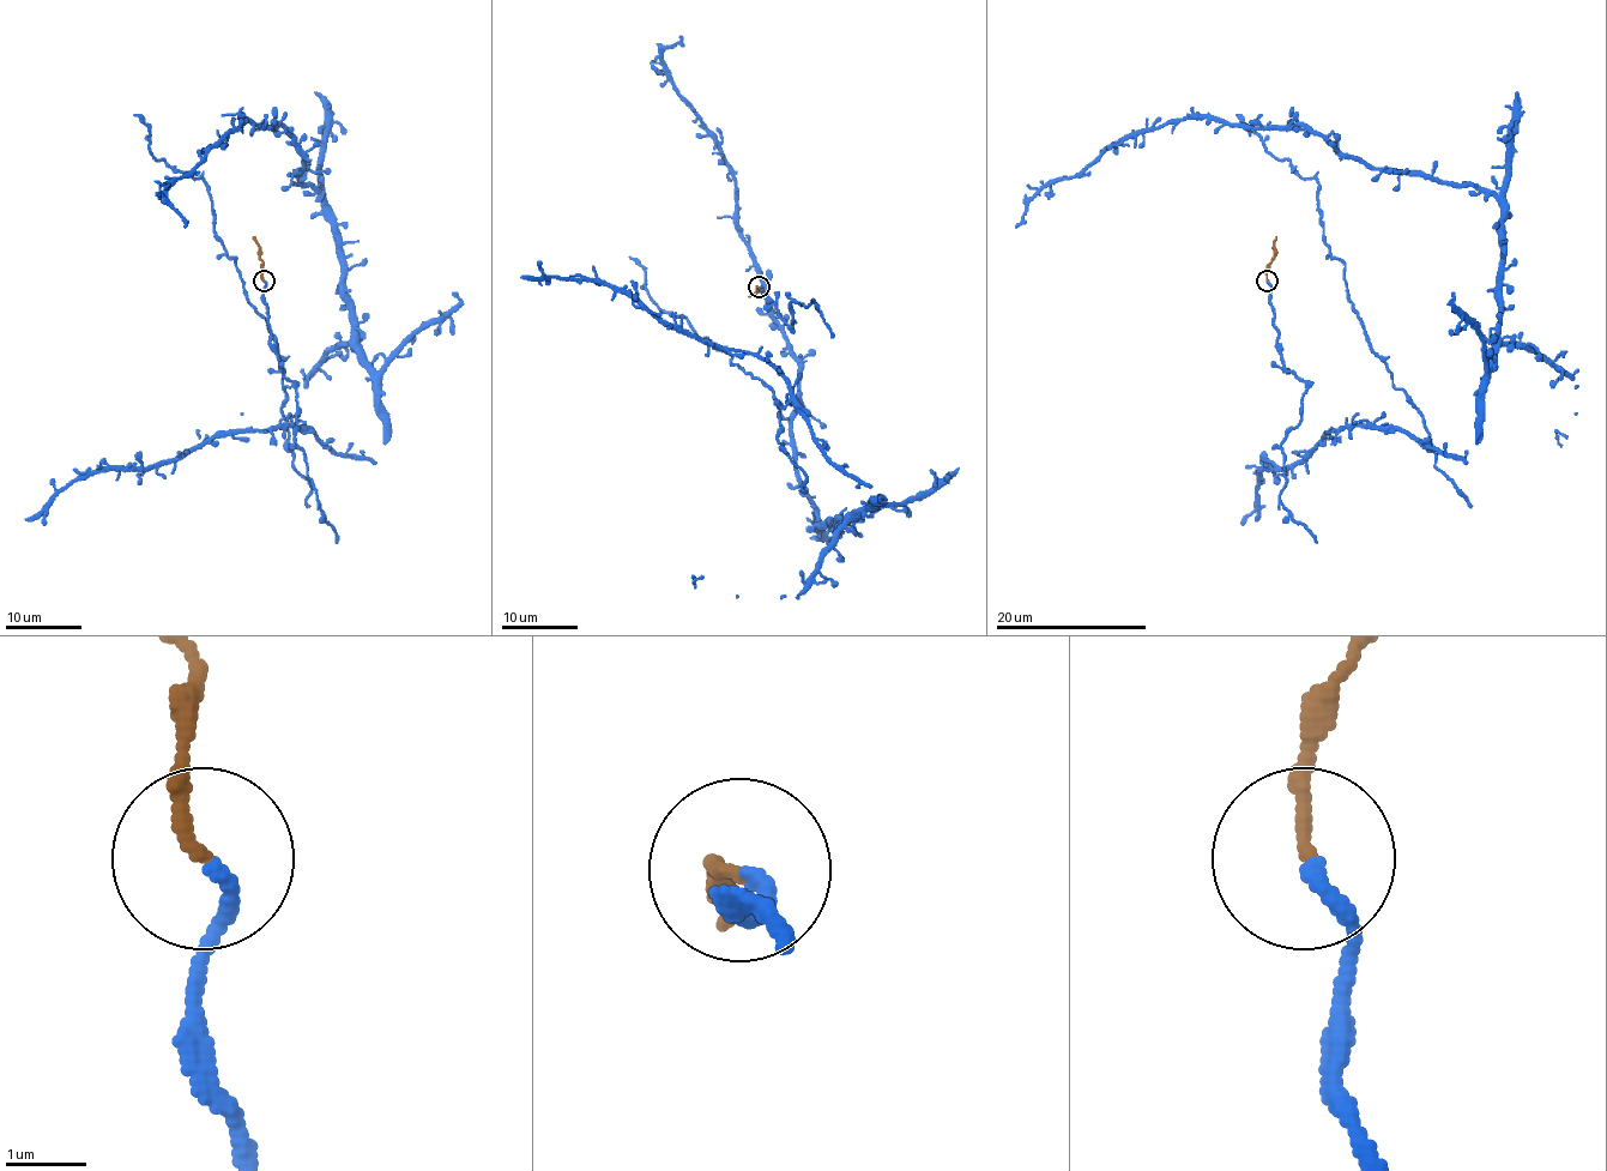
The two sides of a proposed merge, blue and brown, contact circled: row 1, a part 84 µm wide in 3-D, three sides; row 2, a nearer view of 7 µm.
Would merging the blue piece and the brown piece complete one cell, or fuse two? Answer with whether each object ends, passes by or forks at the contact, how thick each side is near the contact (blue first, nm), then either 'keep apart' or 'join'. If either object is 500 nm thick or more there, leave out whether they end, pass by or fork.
blue ends there; brown ends there; 190 nm thick on the blue side, 160 nm on the other; join

